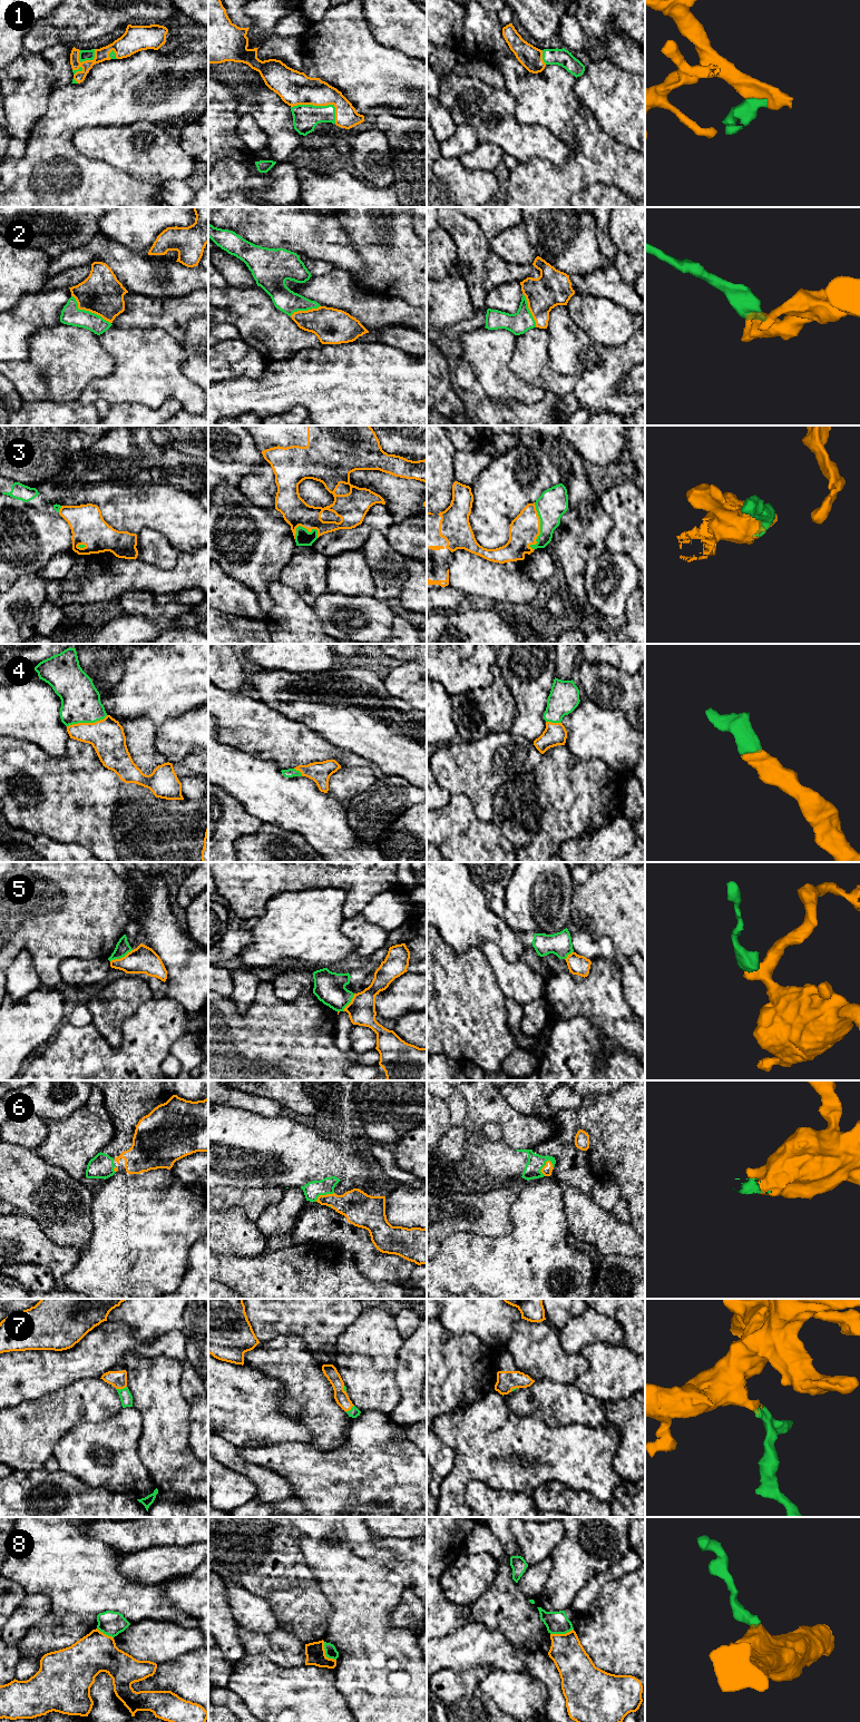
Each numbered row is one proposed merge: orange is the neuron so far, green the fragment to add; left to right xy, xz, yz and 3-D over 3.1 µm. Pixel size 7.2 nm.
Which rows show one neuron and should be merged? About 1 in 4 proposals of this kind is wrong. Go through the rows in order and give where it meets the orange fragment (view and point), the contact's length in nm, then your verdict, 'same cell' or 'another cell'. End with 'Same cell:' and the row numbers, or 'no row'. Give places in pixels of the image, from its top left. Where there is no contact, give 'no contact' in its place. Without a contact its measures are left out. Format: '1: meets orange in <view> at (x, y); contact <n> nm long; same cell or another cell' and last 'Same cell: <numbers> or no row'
1: meets orange in xz at (321, 105); contact 340 nm long; same cell
2: meets orange in xy at (88, 310); contact 360 nm long; same cell
3: meets orange in yz at (539, 527); contact 340 nm long; same cell
4: meets orange in xy at (87, 723); contact 300 nm long; same cell
5: meets orange in xy at (120, 958); contact 180 nm long; another cell
6: meets orange in yz at (543, 1167); contact 130 nm long; same cell
7: meets orange in xy at (120, 1388); contact 80 nm long; same cell
8: meets orange in xz at (324, 1653); contact 160 nm long; another cell
Same cell: 1, 2, 3, 4, 6, 7

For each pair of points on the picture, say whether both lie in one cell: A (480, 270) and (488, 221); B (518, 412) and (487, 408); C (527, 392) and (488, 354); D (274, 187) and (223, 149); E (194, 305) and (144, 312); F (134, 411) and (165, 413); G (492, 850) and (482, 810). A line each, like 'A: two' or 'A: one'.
A: two
B: one
C: one
D: two
E: one
F: one
G: two

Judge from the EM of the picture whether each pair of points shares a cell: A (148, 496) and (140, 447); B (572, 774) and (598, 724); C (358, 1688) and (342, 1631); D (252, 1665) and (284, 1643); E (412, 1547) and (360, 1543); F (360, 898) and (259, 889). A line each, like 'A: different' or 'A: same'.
A: same
B: different
C: same
D: different
E: same
F: same

